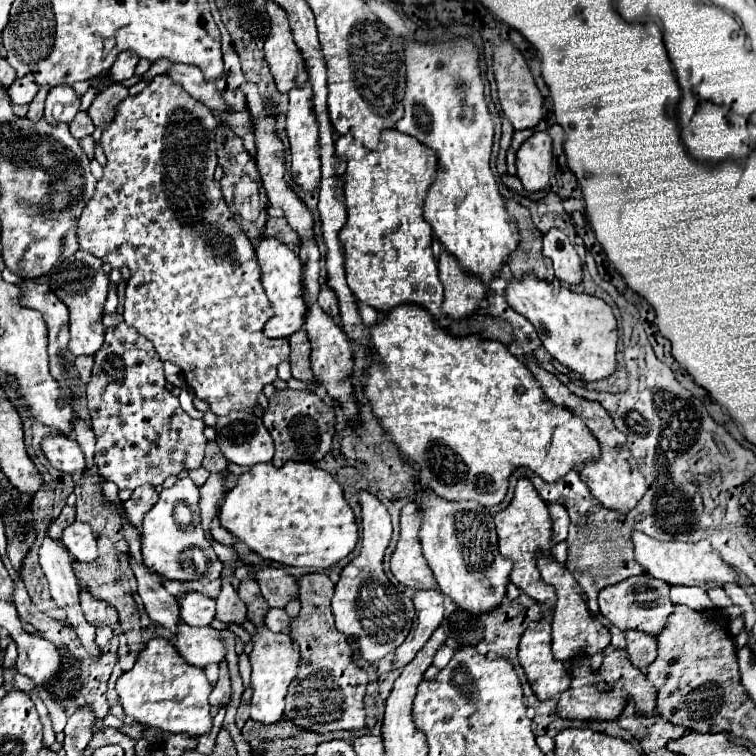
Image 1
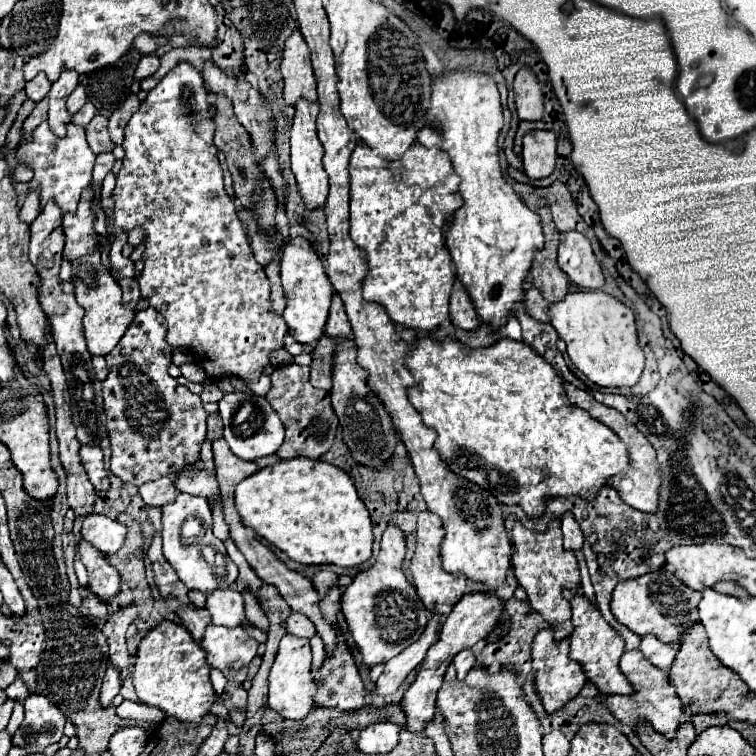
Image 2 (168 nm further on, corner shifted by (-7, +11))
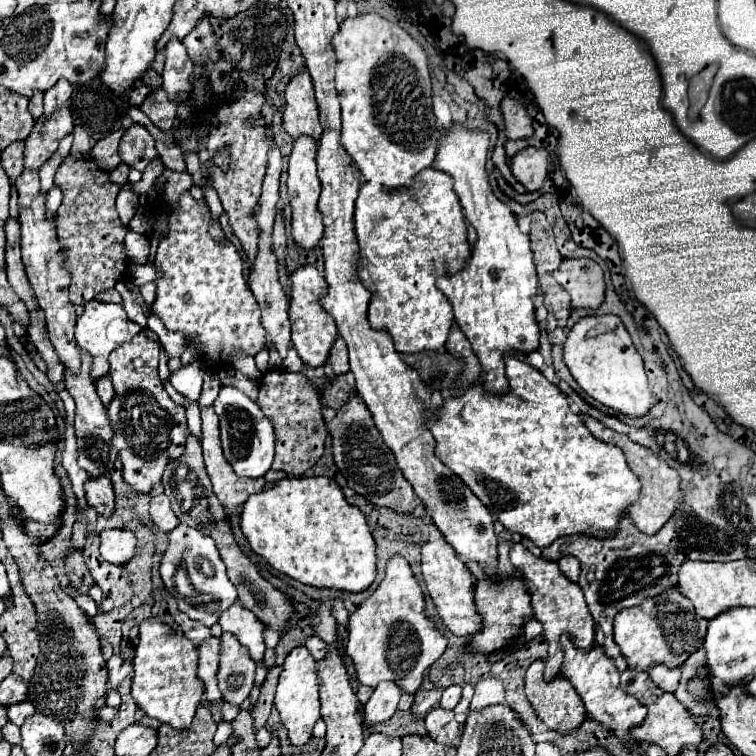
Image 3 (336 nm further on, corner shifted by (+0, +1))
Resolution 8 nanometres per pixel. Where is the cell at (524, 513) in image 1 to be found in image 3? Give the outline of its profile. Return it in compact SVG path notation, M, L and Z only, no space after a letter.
M513 544L509 552L511 564L517 568L517 572L523 576L523 584L531 594L531 608L533 618L537 618L543 624L543 636L549 642L549 656L545 660L545 680L553 680L559 674L561 662L563 662L563 650L561 650L561 634L567 634L575 646L589 650L595 642L595 620L587 610L583 592L577 582L569 582L553 560L537 558L533 556L523 544Z

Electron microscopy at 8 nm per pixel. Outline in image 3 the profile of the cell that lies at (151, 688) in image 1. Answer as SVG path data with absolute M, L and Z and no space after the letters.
M145 620L141 624L139 644L133 658L133 688L135 704L149 716L173 728L189 728L205 686L197 676L197 646L183 634L173 632L167 624Z

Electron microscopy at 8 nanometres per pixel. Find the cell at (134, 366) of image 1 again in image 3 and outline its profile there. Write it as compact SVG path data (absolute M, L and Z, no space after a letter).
M141 330L131 342L119 346L109 356L109 376L115 388L115 396L107 406L107 414L115 430L113 448L117 448L123 464L123 480L131 490L141 494L149 494L161 480L167 464L175 462L185 452L189 434L185 408L177 406L169 398L159 380L159 352L161 344Z

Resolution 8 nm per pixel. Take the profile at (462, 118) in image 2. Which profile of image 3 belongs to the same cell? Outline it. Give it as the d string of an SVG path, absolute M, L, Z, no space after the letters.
M455 122L449 130L441 132L435 170L447 172L455 180L455 192L461 200L467 222L475 228L477 240L471 248L471 256L463 270L451 276L437 278L439 290L453 306L455 320L463 334L469 338L481 366L487 392L505 392L507 378L503 366L503 354L509 350L531 352L539 346L539 326L535 320L533 296L539 292L537 270L533 264L533 252L529 236L519 232L515 214L511 208L497 200L485 170L489 150L489 132L473 130L467 124Z

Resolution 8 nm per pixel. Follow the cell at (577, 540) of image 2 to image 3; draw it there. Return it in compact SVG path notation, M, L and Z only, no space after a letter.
M571 554L561 556L561 558L559 558L559 568L561 568L561 572L563 572L569 580L577 582L577 578L579 578L579 562L577 562L577 558L573 558Z

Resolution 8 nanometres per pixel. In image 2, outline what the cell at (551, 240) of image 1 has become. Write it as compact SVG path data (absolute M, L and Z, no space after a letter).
M564 232L560 236L558 264L580 288L598 290L604 286L600 262L596 260L588 238L584 238L580 232Z

